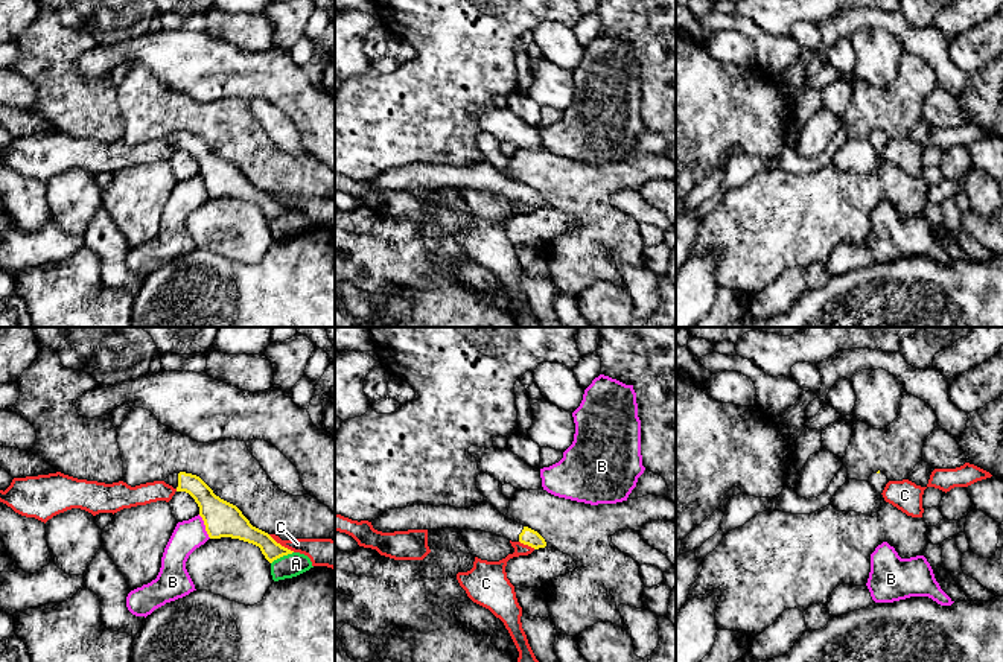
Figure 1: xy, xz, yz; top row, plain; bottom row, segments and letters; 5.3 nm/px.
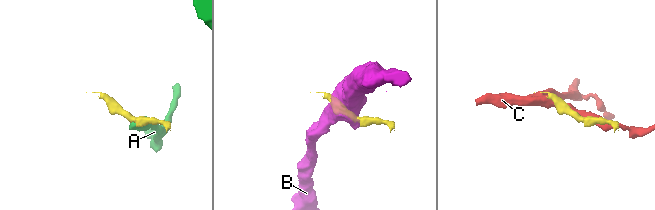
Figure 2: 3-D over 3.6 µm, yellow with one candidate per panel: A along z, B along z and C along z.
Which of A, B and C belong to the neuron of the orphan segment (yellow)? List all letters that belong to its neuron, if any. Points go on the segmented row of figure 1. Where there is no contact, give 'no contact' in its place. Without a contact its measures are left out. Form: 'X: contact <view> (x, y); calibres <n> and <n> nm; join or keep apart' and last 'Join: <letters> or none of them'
A: contact xy (282, 556); calibres 110 and 120 nm; keep apart
B: contact xy (206, 527); calibres 190 and 160 nm; keep apart
C: contact xy (280, 545); calibres 130 and 140 nm; keep apart
Join: none of them

